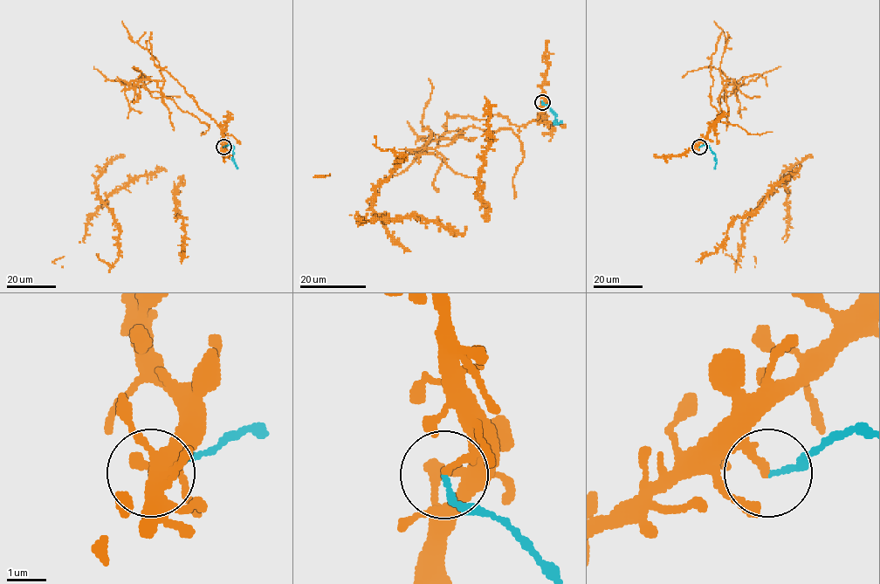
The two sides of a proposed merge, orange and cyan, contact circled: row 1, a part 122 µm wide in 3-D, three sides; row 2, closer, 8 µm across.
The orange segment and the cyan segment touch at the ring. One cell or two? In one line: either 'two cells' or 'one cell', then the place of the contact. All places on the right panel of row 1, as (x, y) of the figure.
two cells; at (699, 147)

